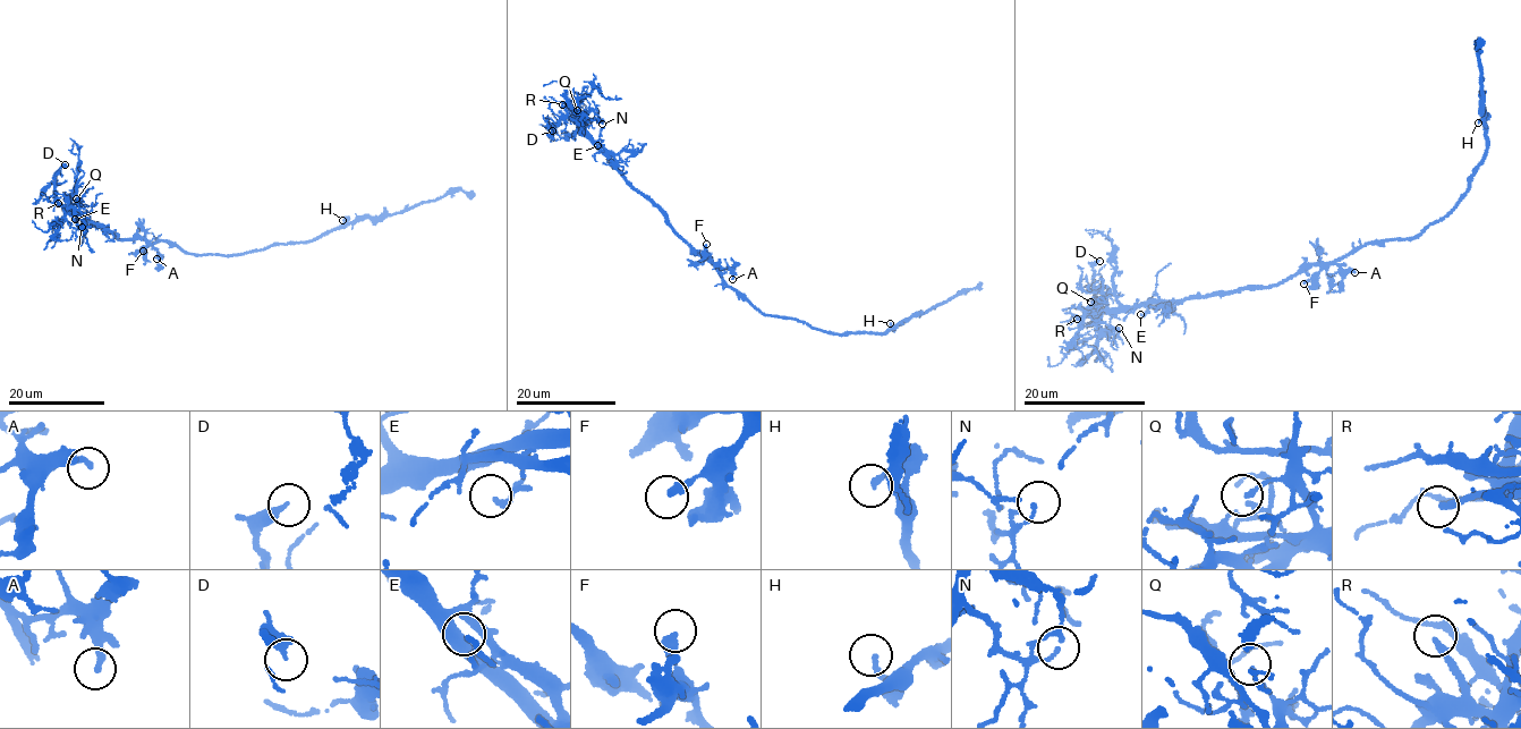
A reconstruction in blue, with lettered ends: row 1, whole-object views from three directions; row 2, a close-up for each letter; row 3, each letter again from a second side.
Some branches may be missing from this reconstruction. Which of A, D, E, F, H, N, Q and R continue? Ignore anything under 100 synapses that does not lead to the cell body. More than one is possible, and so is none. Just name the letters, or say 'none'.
R

